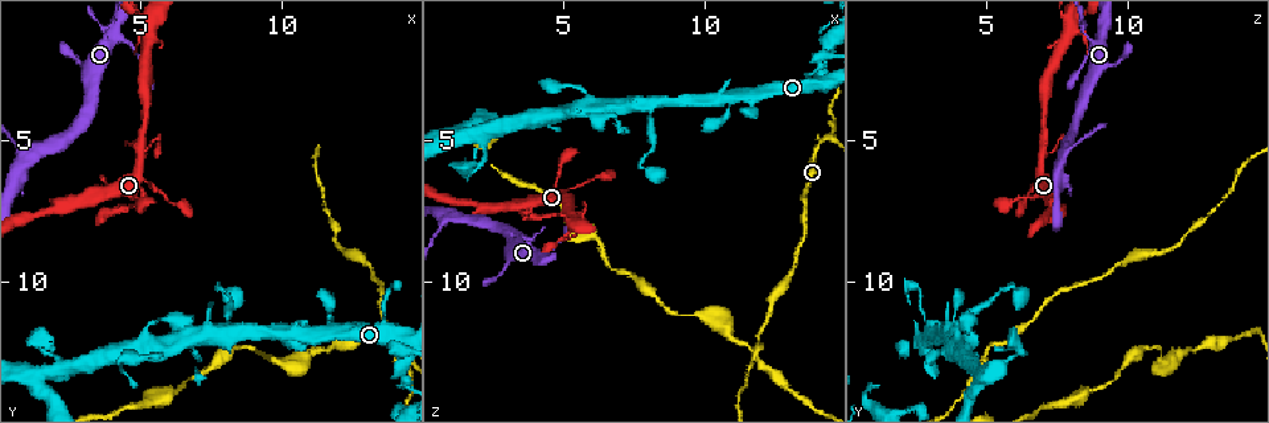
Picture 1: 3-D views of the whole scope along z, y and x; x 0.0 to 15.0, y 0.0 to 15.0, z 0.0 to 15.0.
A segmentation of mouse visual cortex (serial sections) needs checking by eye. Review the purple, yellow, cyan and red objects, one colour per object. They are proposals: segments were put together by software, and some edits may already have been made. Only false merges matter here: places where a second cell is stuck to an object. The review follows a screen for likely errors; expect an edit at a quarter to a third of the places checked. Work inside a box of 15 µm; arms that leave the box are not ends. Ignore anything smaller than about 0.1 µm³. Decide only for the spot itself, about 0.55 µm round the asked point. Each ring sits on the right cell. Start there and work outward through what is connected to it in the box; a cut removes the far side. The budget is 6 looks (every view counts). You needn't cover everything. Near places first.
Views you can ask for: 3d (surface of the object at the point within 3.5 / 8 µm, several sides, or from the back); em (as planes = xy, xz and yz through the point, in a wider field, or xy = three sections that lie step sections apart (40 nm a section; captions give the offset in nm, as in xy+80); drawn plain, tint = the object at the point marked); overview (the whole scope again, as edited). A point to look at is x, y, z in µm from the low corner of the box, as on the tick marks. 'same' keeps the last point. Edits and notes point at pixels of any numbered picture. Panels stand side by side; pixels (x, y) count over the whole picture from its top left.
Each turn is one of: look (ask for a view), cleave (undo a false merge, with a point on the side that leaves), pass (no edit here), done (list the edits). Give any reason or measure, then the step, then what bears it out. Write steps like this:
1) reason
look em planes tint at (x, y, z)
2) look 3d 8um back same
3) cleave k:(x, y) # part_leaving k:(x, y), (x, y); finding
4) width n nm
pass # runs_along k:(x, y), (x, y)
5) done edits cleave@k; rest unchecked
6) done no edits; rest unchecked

two arms in line, one across
look 3d 3.5um at (14.4, 12.9, 4.8)

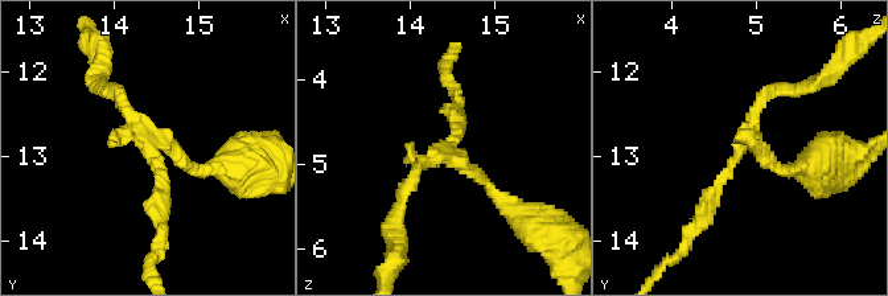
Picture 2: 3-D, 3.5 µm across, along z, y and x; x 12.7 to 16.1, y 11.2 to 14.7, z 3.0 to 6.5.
look em planes tint at (14.35, 12.75, 4.90)

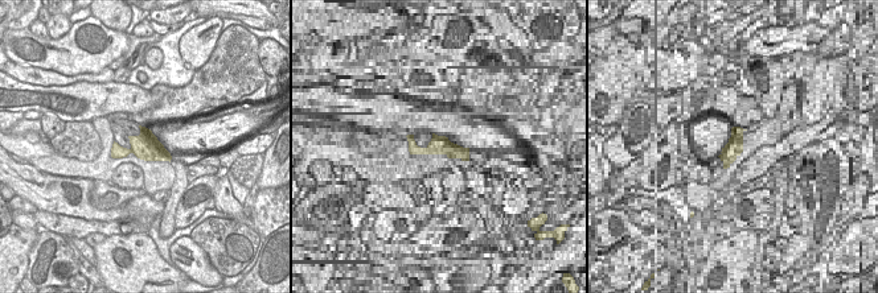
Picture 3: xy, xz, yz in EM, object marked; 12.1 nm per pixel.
cleave 2:(778, 168) # part_leaving 2:(157, 139), (194, 171); two cells meet here

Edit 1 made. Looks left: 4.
sudden change in width
look 3d 3.5um at (8.0, 11.7, 3.7)

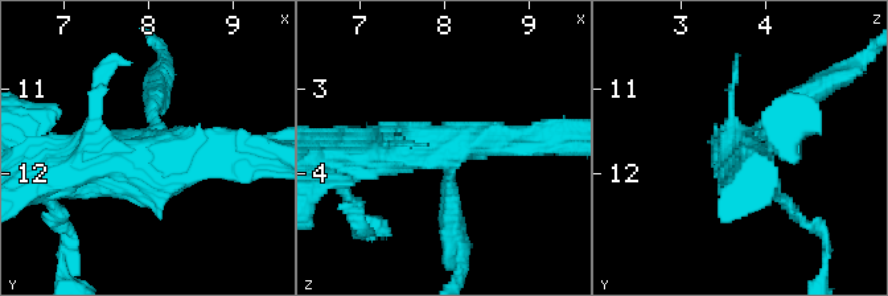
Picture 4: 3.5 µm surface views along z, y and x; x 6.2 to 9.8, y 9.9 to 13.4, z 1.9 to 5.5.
shape alone is not enough
look em xy step 2 tint at (8.10, 11.75, 3.65)

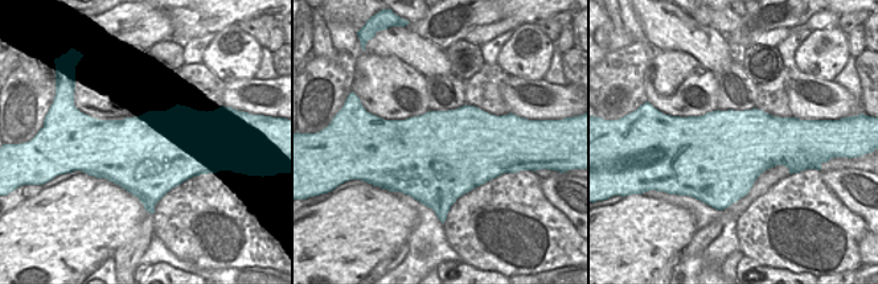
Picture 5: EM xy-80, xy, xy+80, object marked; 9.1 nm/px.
width 850 nm
pass # runs_along 4:(249, 151), (94, 155), (70, 171); continuous, no second cell

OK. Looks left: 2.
done edits cleave@2; rest unchecked

